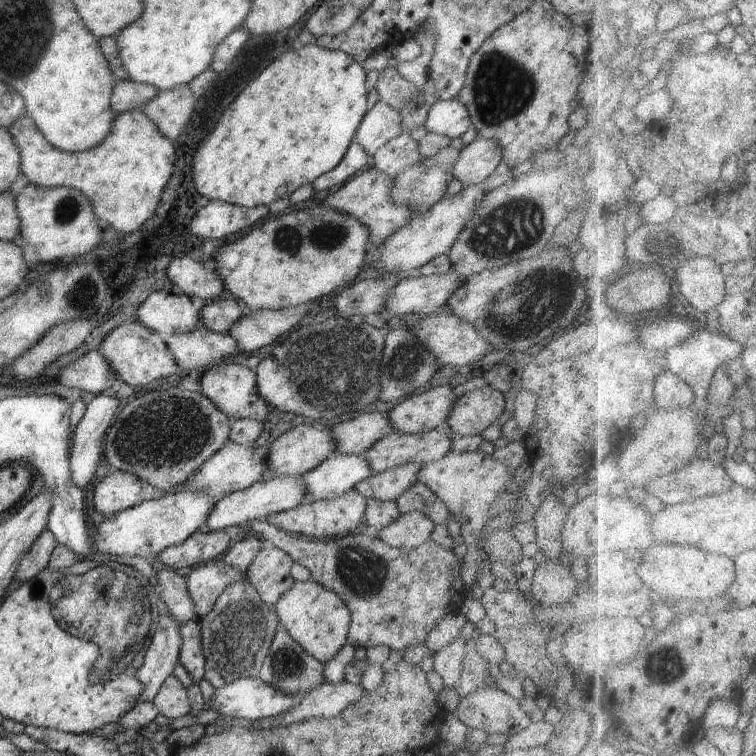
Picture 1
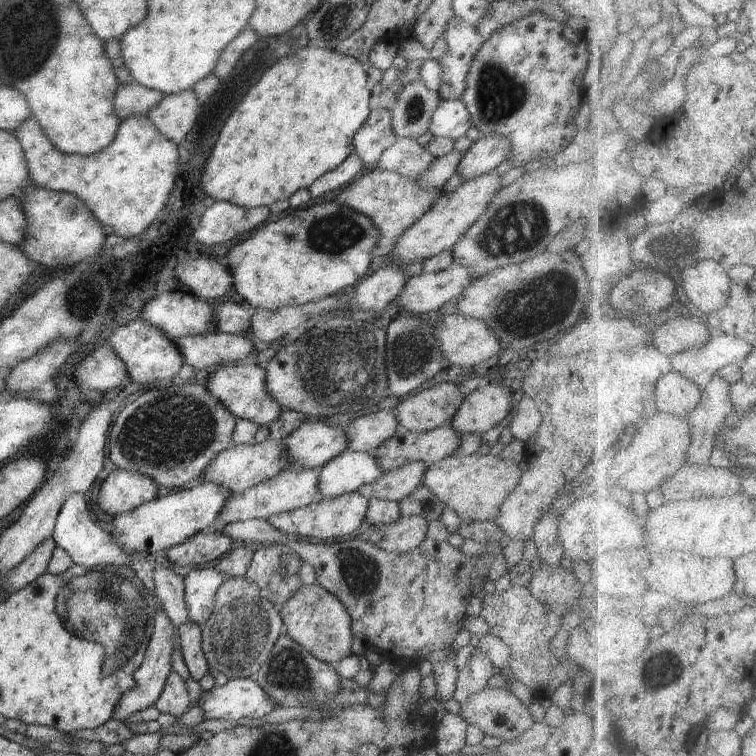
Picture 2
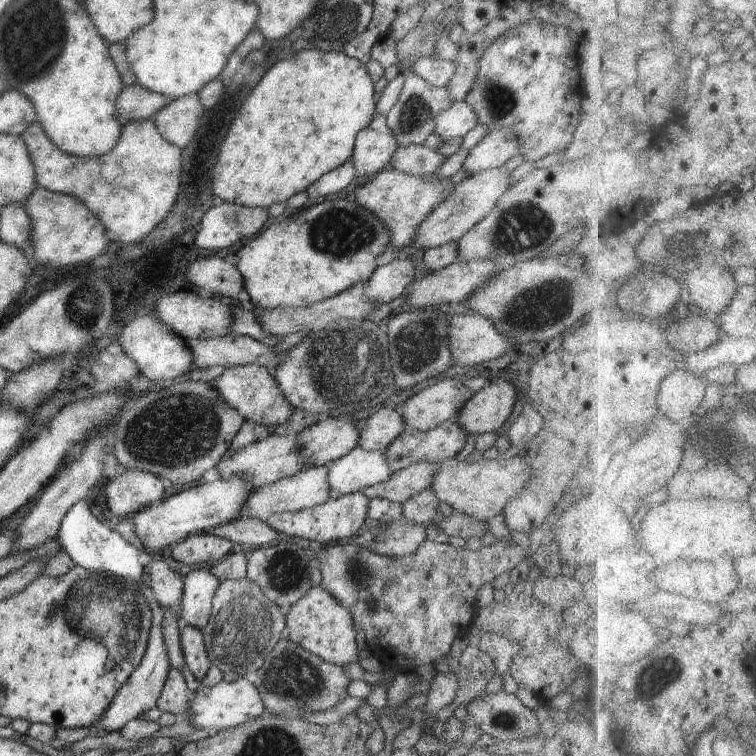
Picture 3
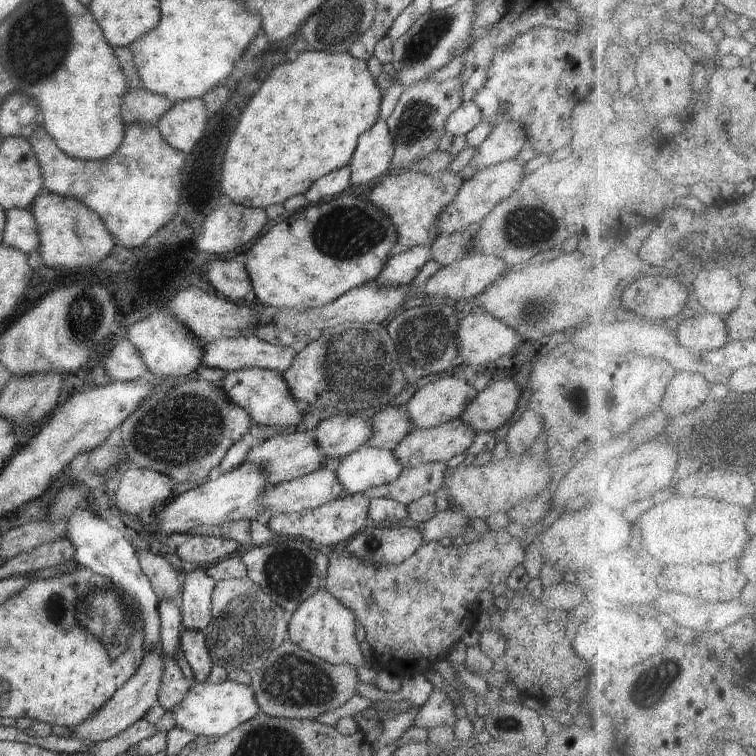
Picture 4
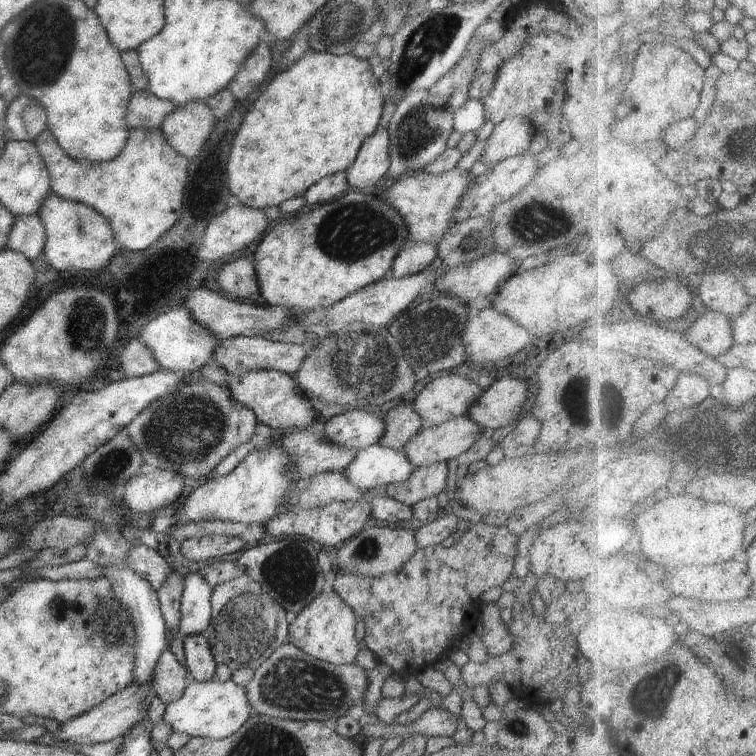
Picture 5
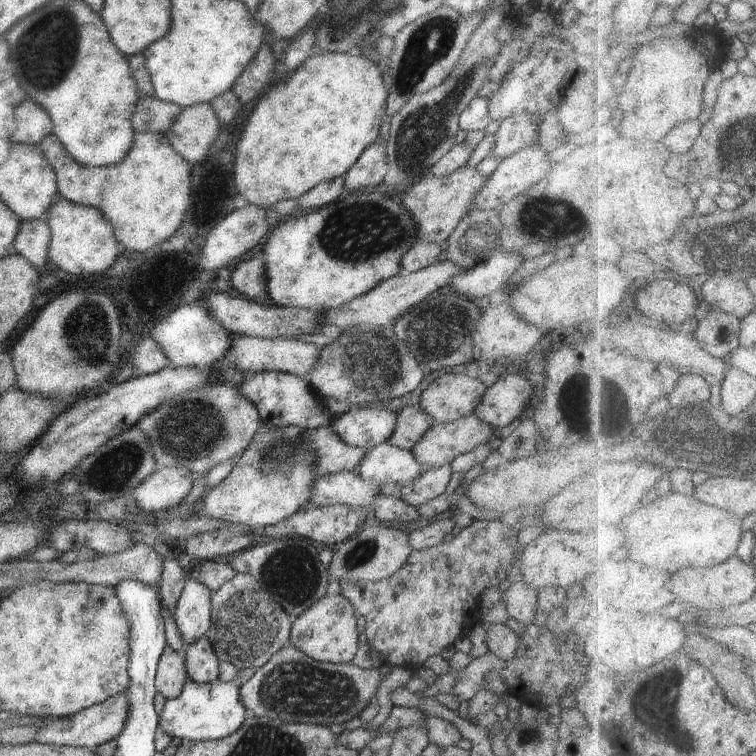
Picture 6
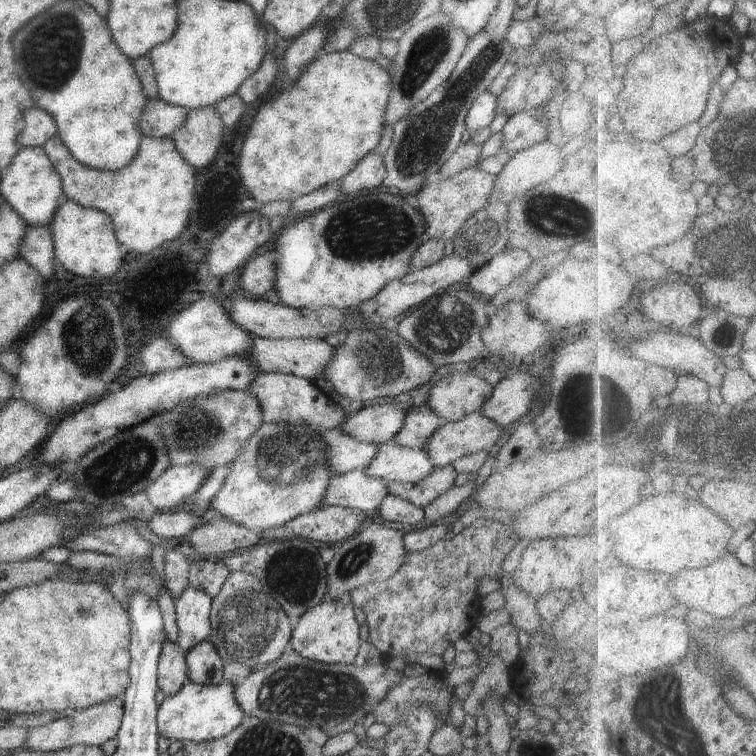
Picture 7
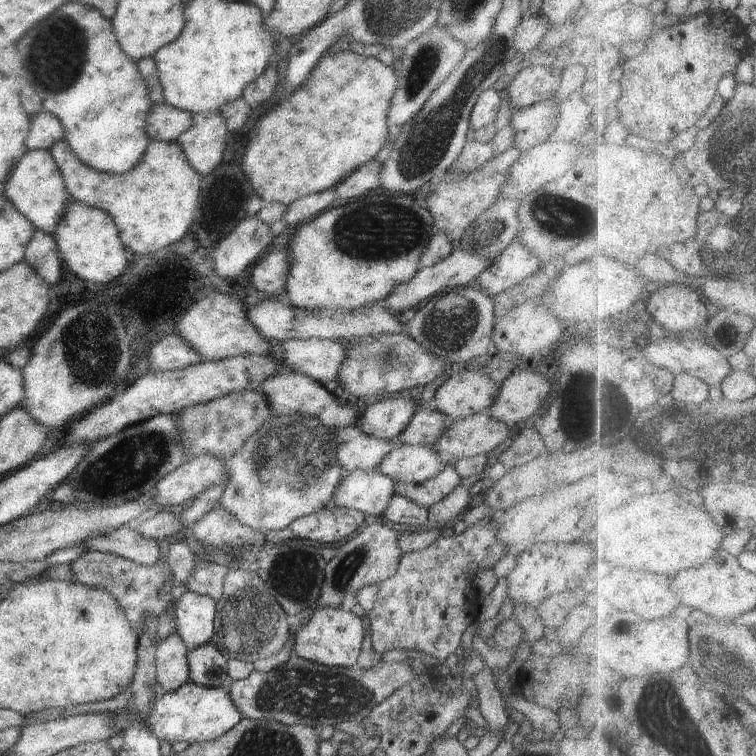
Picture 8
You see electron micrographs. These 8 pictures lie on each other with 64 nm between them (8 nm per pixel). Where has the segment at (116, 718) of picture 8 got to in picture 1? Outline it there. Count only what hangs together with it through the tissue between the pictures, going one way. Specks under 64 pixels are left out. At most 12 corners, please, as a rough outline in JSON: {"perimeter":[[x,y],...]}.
{"perimeter":[[256,677],[216,689],[206,704],[220,716],[263,720],[294,707]]}

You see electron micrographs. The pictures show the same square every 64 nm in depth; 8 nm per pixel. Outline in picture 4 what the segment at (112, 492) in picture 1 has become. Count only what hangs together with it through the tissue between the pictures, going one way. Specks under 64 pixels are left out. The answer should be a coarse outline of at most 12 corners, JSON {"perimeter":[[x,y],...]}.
{"perimeter":[[132,466],[112,502],[124,514],[154,514],[173,498],[164,474]]}

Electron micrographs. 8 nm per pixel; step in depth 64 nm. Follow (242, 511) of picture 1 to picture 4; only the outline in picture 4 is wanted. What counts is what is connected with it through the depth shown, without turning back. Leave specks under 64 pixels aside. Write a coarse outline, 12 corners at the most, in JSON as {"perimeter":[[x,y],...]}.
{"perimeter":[[335,465],[273,485],[260,498],[272,515],[346,496]]}

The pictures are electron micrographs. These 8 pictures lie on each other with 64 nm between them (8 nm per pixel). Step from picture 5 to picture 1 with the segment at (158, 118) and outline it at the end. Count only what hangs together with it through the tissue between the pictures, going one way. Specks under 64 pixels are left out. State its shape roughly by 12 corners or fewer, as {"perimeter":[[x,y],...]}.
{"perimeter":[[130,78],[116,81],[110,106],[117,115],[140,109],[160,91]]}

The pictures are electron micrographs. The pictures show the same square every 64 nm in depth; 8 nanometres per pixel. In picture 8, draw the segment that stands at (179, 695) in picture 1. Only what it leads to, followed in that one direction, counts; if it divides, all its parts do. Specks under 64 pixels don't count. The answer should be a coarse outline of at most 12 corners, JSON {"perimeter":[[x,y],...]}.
{"perimeter":[[180,636],[156,650],[157,685],[174,692],[190,681],[188,648]]}

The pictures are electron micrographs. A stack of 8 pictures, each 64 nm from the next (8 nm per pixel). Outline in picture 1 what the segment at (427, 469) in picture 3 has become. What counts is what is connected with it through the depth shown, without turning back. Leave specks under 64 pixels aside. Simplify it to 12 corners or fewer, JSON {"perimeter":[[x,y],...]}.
{"perimeter":[[421,464],[375,473],[354,490],[364,498],[396,501],[418,480]]}

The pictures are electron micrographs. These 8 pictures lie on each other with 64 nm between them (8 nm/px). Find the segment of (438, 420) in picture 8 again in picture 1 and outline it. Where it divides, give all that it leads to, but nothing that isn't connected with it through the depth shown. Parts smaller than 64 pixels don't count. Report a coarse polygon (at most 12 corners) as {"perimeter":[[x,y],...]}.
{"perimeter":[[373,408],[328,428],[335,454],[360,455],[392,432]]}

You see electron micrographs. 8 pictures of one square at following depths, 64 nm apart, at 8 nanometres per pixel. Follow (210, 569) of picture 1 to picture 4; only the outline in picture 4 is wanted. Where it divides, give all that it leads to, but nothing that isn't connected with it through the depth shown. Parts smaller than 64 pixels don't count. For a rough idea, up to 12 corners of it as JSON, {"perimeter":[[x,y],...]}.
{"perimeter":[[204,568],[182,582],[181,626],[203,631],[217,582]]}

